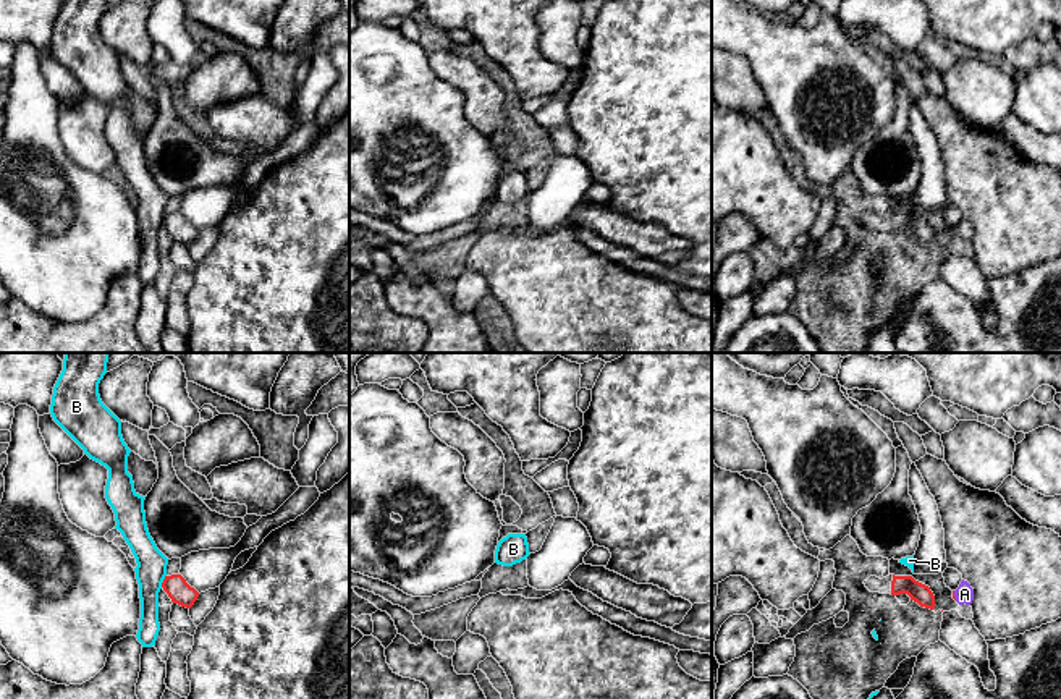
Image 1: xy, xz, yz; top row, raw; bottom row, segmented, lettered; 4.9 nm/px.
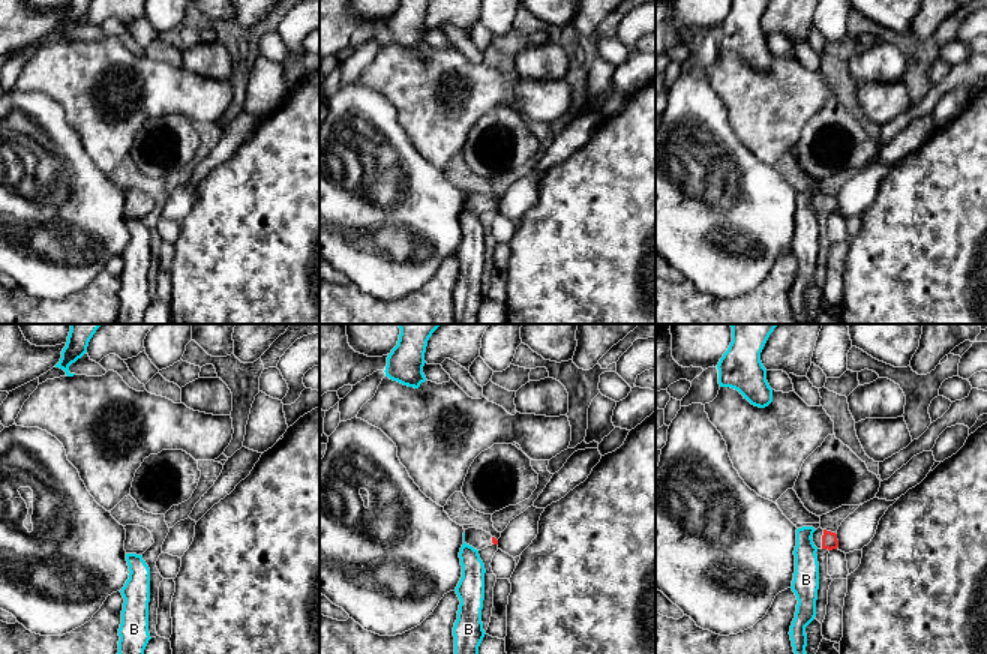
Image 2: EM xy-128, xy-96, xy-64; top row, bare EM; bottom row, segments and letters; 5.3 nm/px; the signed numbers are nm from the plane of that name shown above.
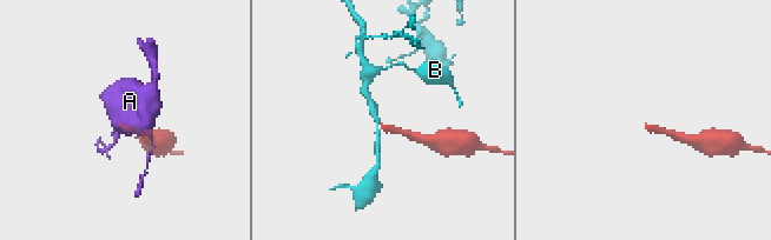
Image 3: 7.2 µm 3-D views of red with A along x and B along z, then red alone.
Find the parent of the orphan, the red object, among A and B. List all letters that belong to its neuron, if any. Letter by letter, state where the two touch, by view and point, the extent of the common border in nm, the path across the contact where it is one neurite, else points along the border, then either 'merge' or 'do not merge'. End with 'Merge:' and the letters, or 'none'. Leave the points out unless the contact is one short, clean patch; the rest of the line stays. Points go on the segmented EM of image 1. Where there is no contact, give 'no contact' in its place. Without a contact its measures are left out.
A: contact yz (953, 596); length 50 nm; do not merge
B: contact xy (164, 581); length 70 nm; border xy (165, 575), (160, 586); do not merge
Merge: none

